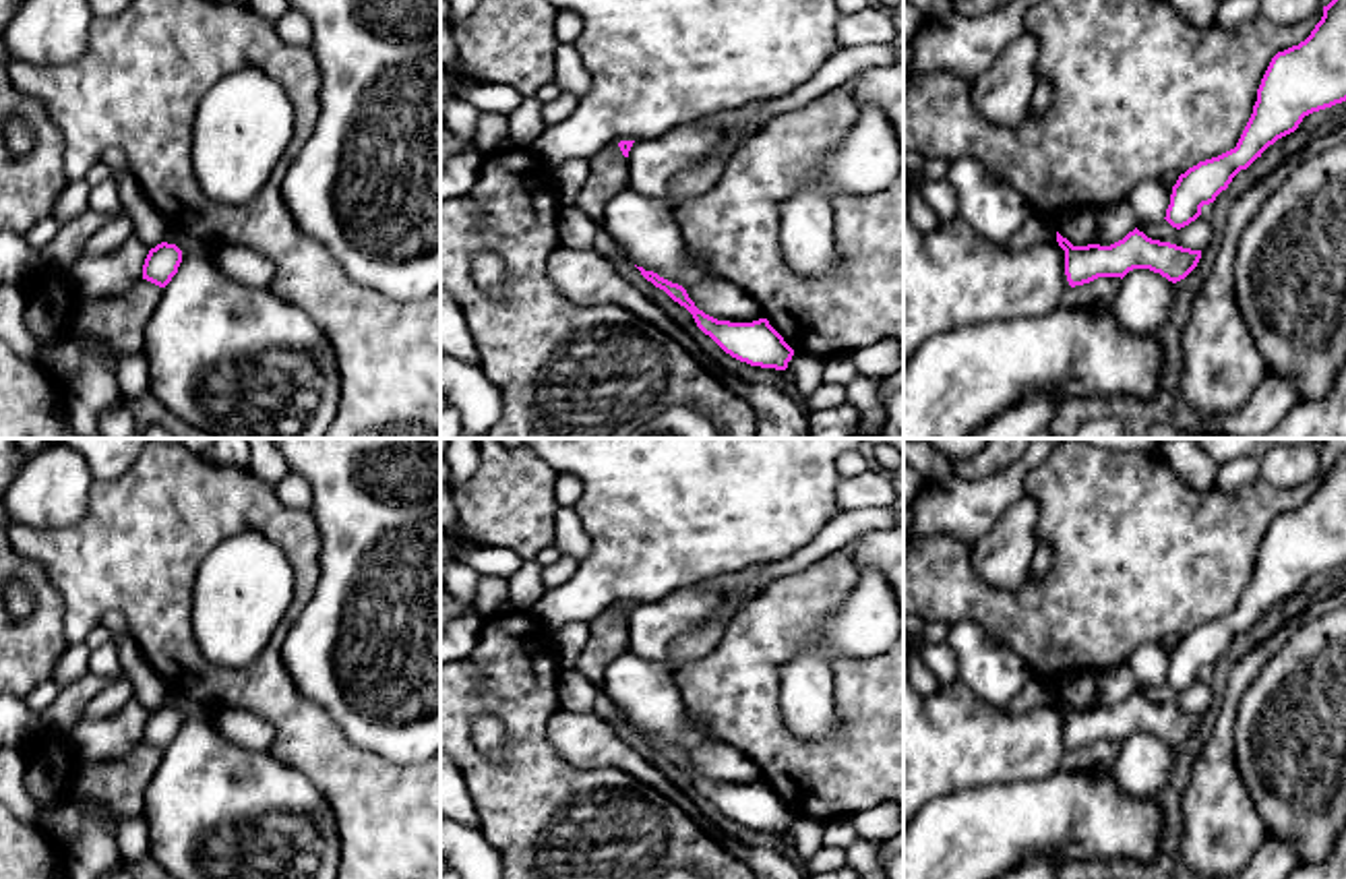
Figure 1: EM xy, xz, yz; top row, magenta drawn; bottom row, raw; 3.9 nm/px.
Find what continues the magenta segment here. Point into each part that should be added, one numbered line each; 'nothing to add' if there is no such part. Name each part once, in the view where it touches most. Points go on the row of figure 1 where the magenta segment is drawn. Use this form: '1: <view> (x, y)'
nothing to add

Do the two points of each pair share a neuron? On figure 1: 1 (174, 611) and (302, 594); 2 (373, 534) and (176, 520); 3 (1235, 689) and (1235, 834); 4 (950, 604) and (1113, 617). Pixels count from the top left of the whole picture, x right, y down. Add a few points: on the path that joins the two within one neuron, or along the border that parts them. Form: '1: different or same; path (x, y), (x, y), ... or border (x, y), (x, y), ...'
1: same; path (182, 557), (220, 520), (267, 520), (288, 540)
2: different; border (309, 511), (319, 532), (317, 580)
3: same; path (1225, 724), (1220, 739), (1220, 799)
4: same; path (991, 607), (1020, 617), (1072, 617)

